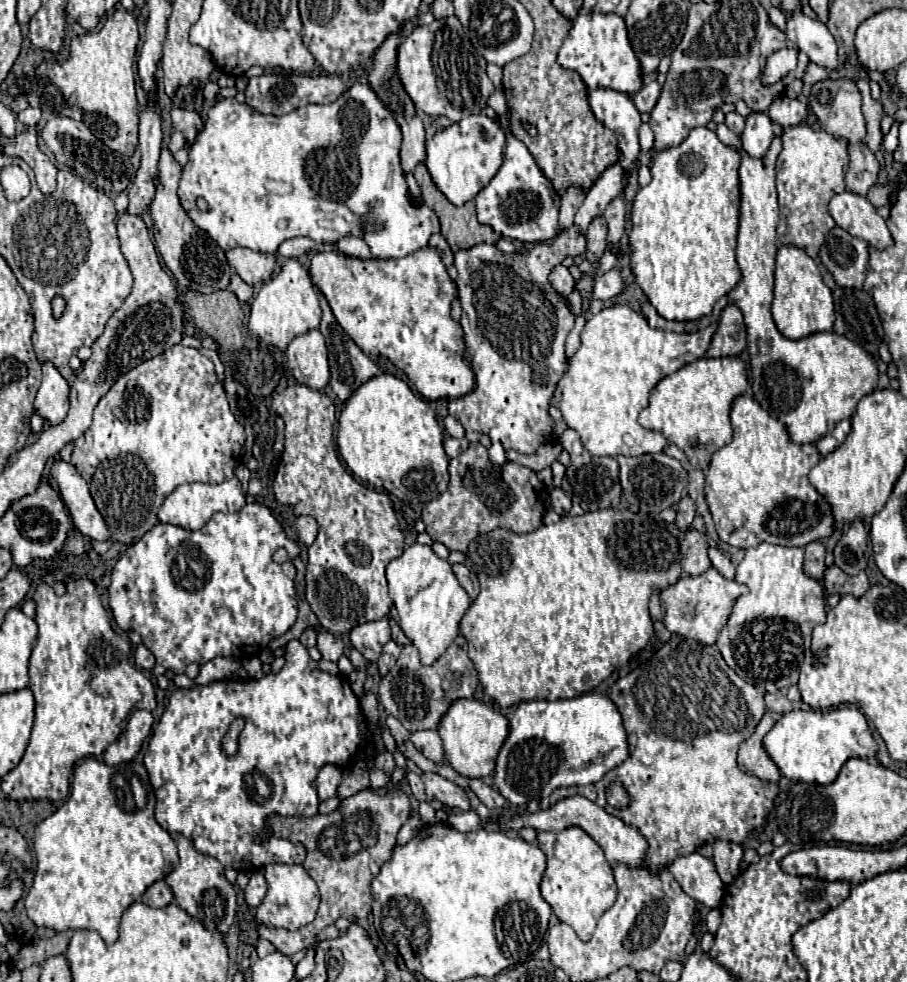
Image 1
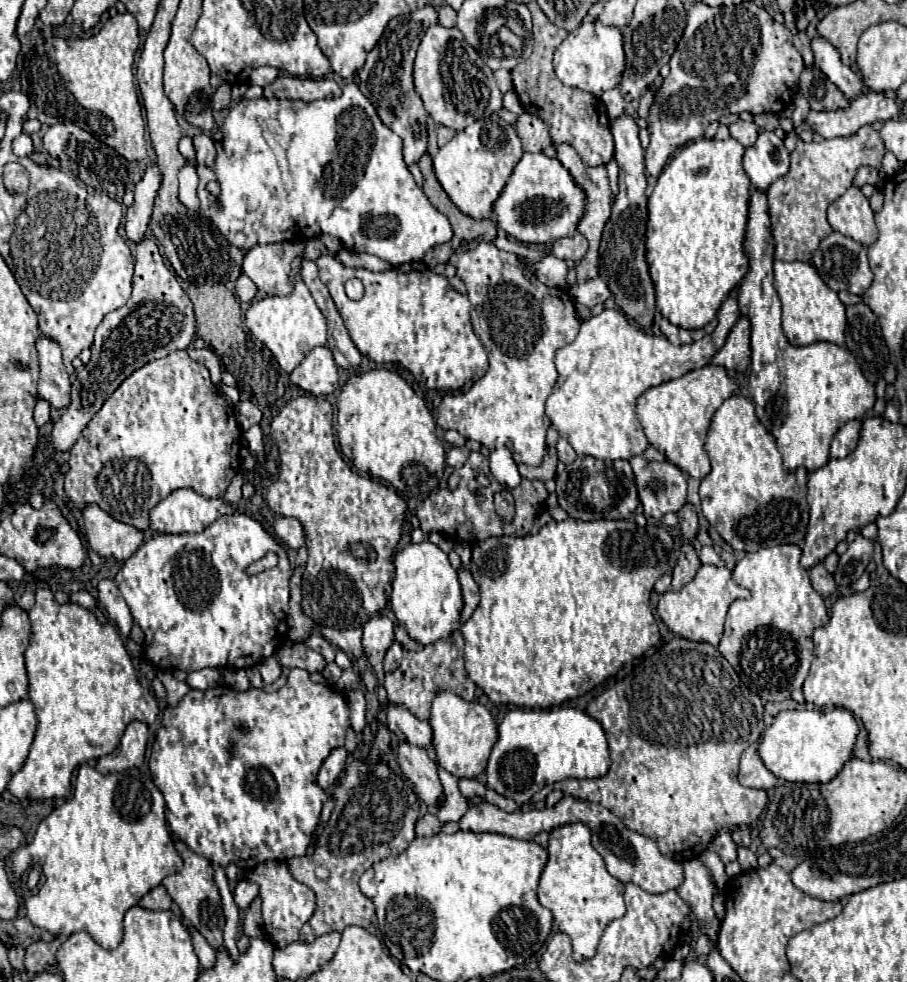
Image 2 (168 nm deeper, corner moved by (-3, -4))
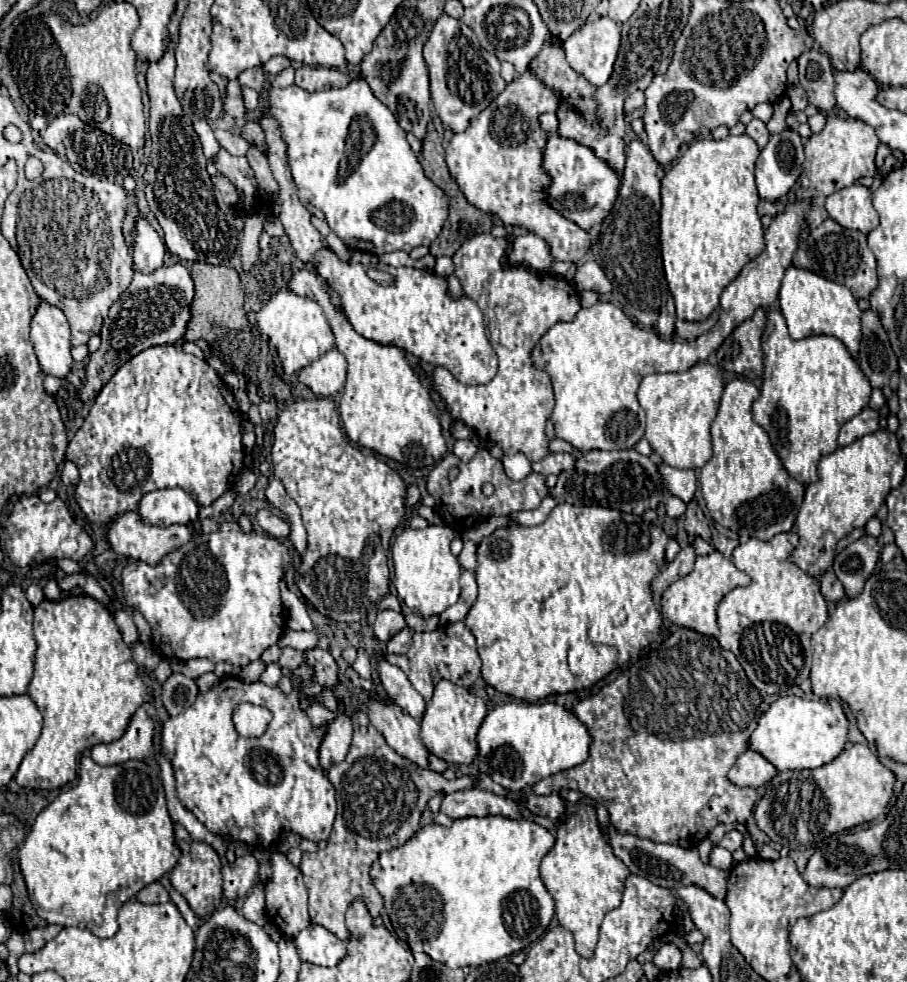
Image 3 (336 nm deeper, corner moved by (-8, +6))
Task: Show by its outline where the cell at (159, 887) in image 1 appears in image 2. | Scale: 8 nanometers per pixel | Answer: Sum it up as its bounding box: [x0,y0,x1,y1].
[139,885,171,911]

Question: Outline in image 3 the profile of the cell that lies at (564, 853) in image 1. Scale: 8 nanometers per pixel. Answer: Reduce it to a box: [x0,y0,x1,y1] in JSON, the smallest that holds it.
[540,805,630,959]

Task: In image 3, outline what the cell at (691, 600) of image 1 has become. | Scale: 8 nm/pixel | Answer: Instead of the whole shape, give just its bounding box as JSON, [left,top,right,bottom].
[662,551,750,637]

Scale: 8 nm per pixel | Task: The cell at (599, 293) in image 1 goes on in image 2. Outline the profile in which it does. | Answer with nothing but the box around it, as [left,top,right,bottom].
[569,277,611,307]

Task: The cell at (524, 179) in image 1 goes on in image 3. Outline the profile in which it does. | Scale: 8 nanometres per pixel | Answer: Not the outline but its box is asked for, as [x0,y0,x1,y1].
[544,135,620,231]

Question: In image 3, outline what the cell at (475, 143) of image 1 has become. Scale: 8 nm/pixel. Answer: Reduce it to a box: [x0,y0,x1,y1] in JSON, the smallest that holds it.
[446,69,590,263]

